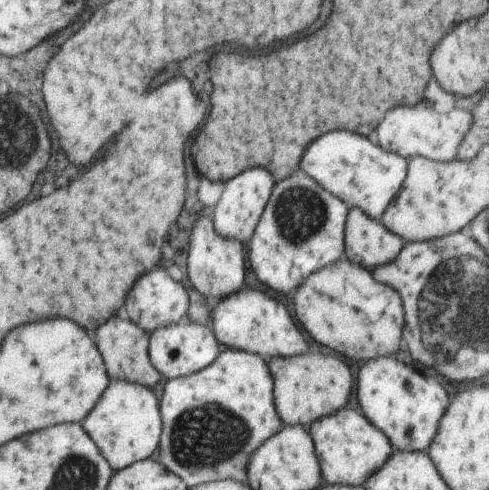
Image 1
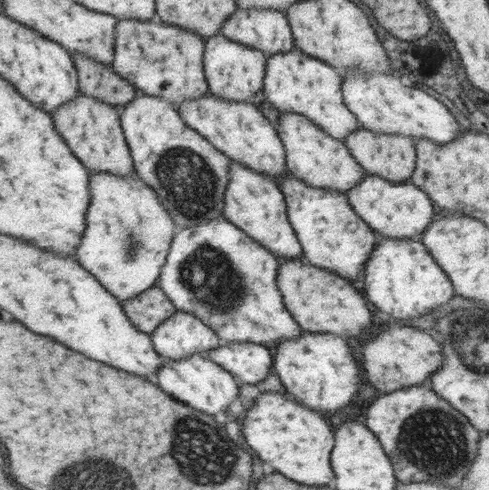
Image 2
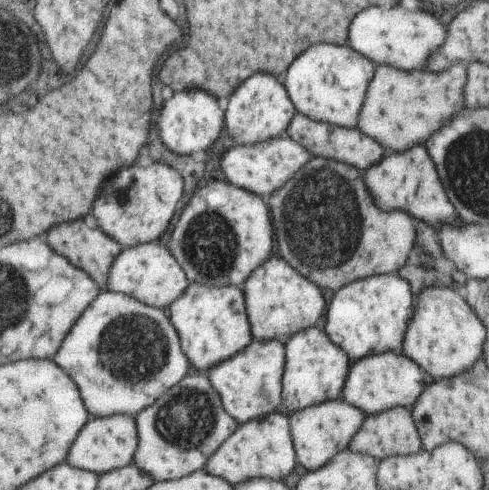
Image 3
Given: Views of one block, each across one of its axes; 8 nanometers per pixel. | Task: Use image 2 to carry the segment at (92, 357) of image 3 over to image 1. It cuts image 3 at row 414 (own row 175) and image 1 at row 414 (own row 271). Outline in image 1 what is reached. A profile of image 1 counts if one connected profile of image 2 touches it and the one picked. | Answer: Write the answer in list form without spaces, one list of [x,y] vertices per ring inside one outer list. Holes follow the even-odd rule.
[[[111,380],[103,390],[103,396],[97,400],[95,408],[83,418],[83,426],[91,430],[91,438],[99,442],[99,450],[107,454],[107,462],[111,462],[113,472],[125,470],[135,462],[147,460],[159,444],[161,434],[161,414],[159,400],[153,390],[143,384],[133,384],[131,380]]]

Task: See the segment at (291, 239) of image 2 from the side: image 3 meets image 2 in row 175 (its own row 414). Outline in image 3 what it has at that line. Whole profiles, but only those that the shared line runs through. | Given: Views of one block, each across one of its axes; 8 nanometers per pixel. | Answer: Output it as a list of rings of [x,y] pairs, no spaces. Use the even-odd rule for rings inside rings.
[[[253,340],[245,350],[211,366],[205,374],[219,392],[225,412],[235,418],[235,422],[245,424],[275,412],[275,406],[283,400],[279,398],[279,390],[283,390],[283,386],[279,386],[283,384],[281,370],[285,370],[285,346],[277,340]]]

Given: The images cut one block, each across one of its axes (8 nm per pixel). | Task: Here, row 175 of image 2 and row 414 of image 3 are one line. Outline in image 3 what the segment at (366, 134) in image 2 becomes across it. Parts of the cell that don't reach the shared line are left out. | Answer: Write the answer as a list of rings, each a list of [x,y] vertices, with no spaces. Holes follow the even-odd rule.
[[[395,406],[391,410],[385,410],[381,414],[373,414],[373,416],[365,416],[363,426],[359,428],[359,432],[353,436],[353,440],[347,446],[349,450],[357,452],[357,454],[375,454],[375,458],[385,460],[387,456],[407,456],[407,454],[415,454],[419,452],[421,446],[421,438],[411,414],[411,408],[403,408],[403,406]]]

